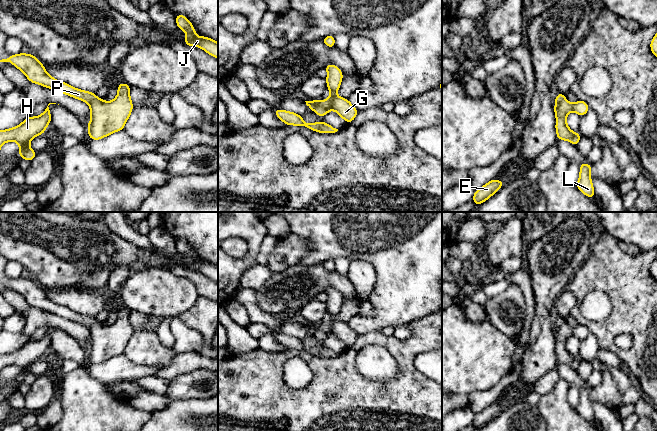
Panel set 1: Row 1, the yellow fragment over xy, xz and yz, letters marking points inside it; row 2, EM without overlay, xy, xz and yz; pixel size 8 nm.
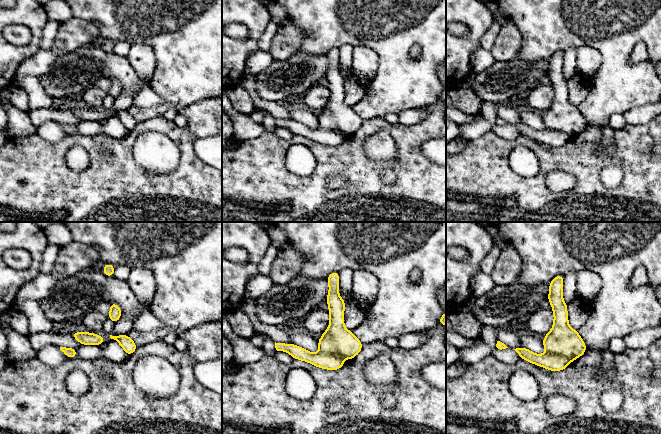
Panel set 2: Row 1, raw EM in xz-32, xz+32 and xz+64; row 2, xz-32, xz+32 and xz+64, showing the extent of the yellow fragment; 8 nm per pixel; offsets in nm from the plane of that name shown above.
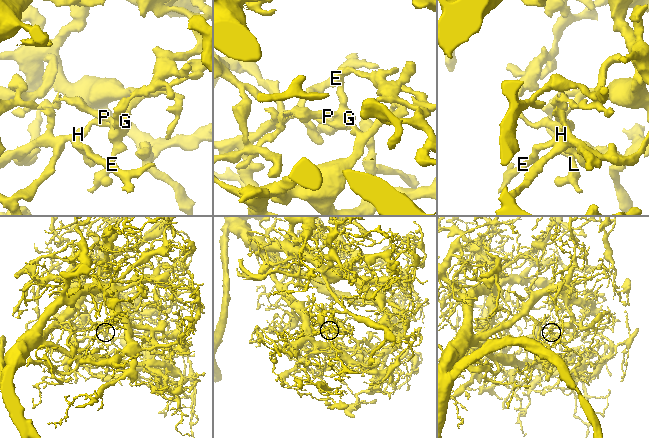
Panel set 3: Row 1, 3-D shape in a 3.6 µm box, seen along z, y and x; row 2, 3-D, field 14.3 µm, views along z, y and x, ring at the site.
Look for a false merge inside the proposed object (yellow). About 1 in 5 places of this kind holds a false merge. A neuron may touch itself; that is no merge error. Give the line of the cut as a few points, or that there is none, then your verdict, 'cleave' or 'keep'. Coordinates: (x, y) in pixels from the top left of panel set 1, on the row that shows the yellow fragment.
cut xz (321, 100), (322, 104), (314, 110); cleave

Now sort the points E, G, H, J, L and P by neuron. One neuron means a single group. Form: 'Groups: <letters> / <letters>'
Groups: E G H J L / P

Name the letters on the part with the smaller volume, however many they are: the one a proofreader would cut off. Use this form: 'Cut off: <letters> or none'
Cut off: P

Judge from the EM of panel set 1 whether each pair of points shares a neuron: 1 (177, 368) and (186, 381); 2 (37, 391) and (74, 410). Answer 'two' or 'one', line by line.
1: two
2: two

